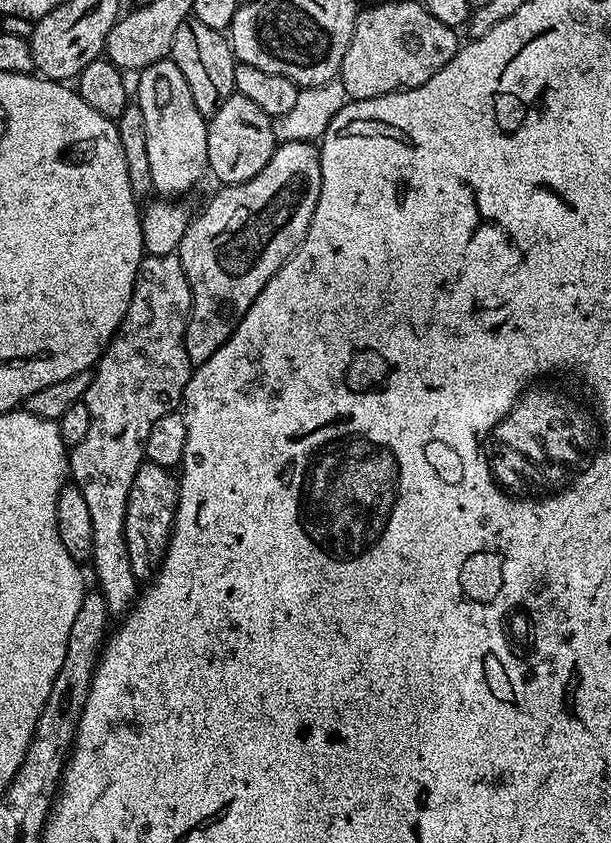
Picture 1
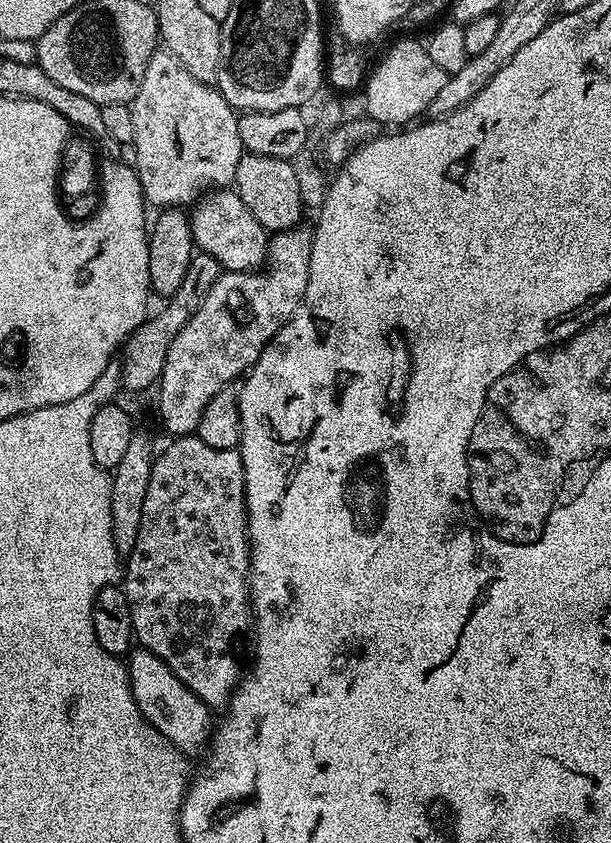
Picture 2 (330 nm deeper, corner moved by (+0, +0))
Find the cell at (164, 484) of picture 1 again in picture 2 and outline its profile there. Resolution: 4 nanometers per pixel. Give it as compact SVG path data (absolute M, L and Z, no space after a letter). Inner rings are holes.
M178 436L167 441L164 453L157 455L152 461L150 470L150 486L146 486L146 502L142 502L142 526L138 526L138 538L134 542L134 550L126 558L126 567L122 572L122 587L126 594L126 602L132 615L132 631L137 645L153 652L194 694L207 704L209 709L223 709L232 699L232 693L241 679L240 660L236 657L236 644L244 631L249 631L253 623L250 603L250 545L248 543L248 513L244 511L244 467L242 458L236 448L230 450L214 450L214 446L206 446L195 436Z

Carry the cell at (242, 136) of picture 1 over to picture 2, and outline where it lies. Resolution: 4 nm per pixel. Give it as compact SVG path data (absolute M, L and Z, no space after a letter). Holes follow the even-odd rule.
M246 154L239 160L233 183L234 190L242 198L243 204L265 231L275 234L297 227L301 223L304 207L300 198L295 165L291 161Z

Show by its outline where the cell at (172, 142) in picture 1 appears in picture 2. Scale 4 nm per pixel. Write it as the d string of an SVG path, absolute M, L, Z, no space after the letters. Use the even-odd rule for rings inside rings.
M235 190L209 192L212 192L209 196L201 195L197 199L190 212L195 247L214 257L225 272L250 272L259 269L268 258L269 233L250 214Z

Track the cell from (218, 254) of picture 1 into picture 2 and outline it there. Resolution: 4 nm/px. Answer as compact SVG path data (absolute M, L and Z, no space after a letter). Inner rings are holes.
M297 226L277 232L268 241L268 258L262 270L221 271L206 298L166 350L166 362L158 381L160 424L169 437L191 436L210 398L239 381L262 350L298 310L310 278L311 227Z

